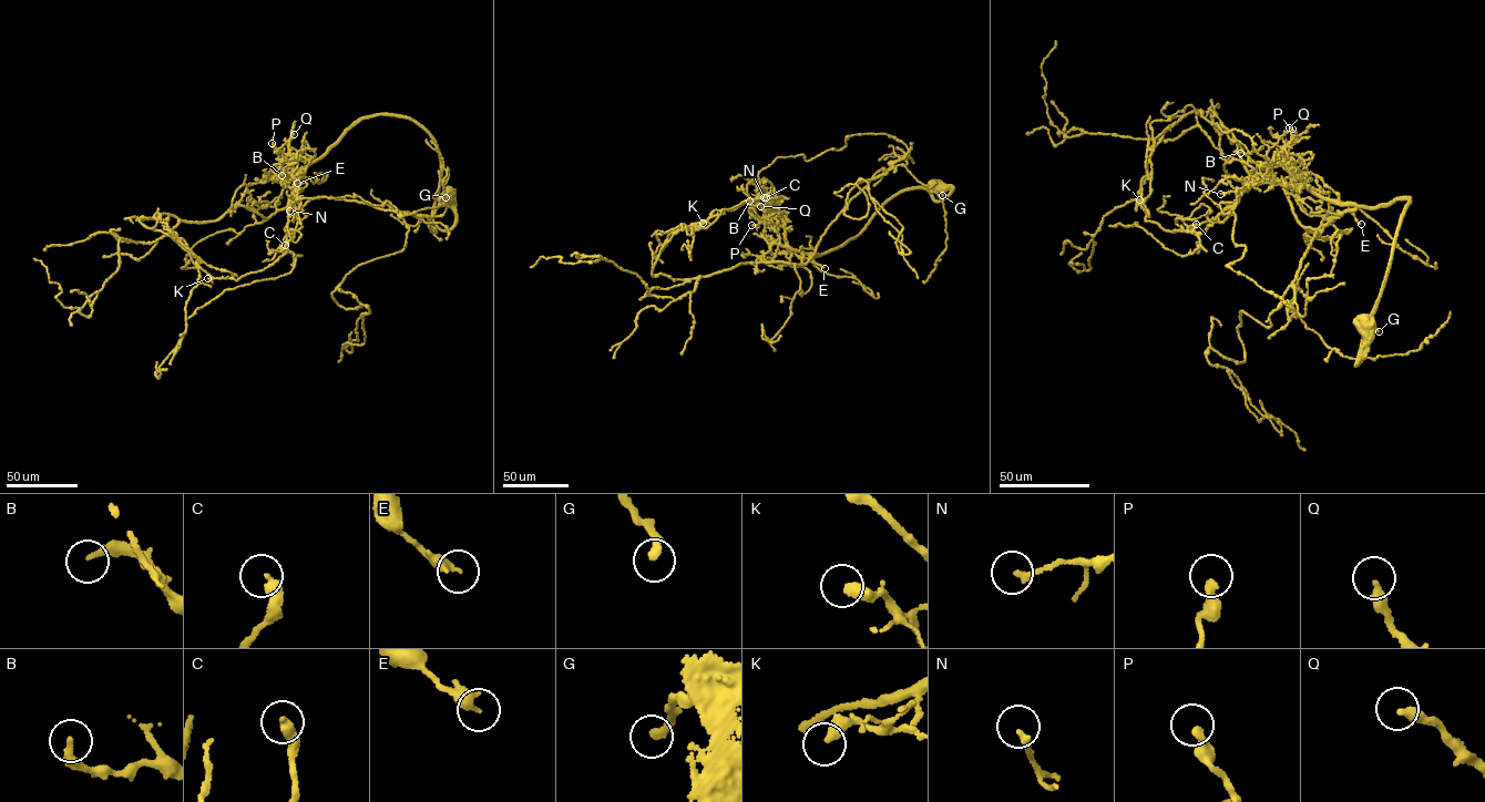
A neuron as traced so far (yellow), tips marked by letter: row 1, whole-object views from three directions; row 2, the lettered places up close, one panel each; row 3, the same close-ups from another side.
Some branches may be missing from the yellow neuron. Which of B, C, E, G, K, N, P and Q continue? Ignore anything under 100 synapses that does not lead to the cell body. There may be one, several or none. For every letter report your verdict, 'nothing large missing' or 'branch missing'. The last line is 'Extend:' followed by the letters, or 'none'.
B: nothing large missing
C: nothing large missing
E: nothing large missing
G: nothing large missing
K: nothing large missing
N: nothing large missing
P: nothing large missing
Q: nothing large missing
Extend: none

